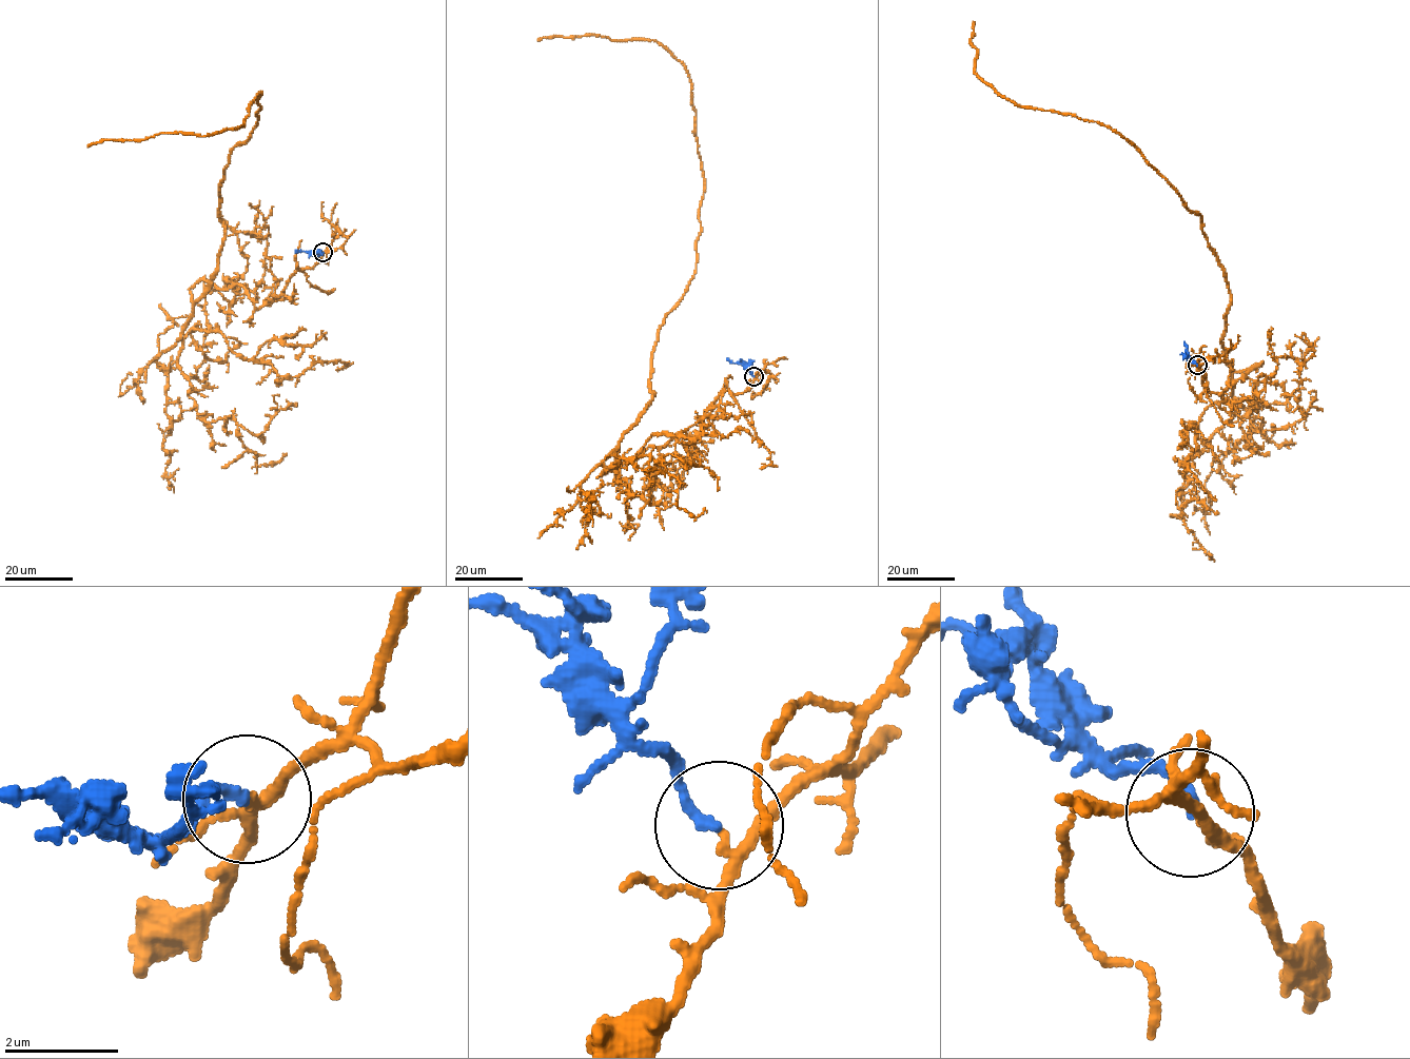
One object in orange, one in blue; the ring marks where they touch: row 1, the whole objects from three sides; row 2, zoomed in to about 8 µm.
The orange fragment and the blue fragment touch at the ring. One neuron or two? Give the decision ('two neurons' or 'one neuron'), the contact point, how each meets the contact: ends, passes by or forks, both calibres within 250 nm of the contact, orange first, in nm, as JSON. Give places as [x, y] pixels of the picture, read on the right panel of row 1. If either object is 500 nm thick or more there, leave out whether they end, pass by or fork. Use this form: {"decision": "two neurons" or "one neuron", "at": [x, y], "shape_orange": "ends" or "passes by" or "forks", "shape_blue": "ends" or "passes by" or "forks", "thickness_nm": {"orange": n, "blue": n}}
{"decision": "two neurons", "at": [1197, 365], "shape_orange": "passes by", "shape_blue": "ends", "thickness_nm": {"orange": 160, "blue": 170}}

